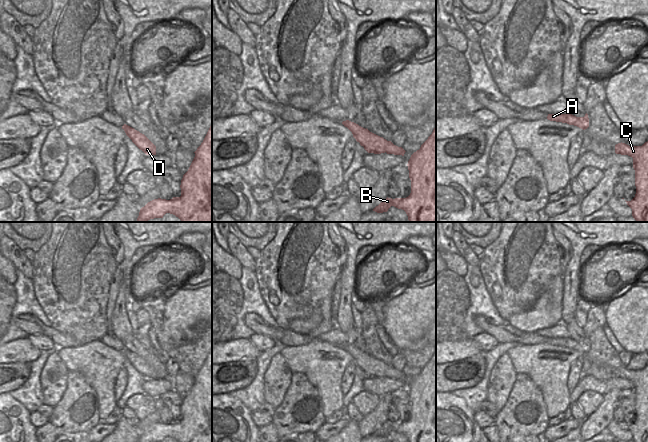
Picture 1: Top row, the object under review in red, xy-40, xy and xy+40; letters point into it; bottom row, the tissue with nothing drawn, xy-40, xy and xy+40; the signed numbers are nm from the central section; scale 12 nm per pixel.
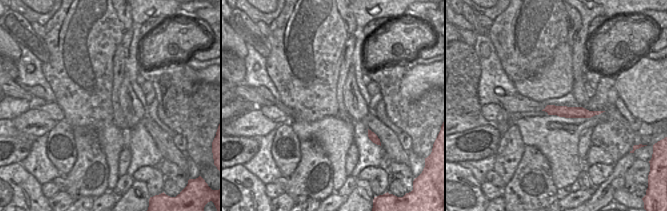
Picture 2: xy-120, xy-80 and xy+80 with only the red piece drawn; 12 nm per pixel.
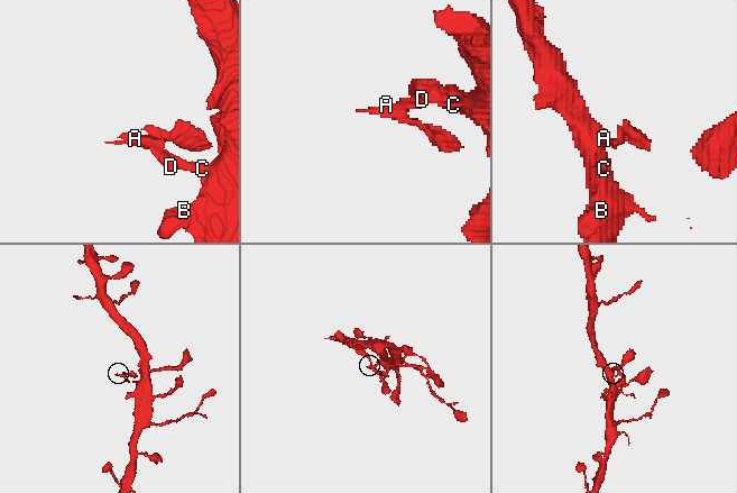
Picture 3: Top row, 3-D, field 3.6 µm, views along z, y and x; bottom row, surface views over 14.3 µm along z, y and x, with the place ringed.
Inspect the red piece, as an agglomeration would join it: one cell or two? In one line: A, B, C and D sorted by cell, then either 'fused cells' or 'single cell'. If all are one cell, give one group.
groups A D / B C; fused cells

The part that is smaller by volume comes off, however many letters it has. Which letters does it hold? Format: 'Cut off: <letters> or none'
Cut off: A, D

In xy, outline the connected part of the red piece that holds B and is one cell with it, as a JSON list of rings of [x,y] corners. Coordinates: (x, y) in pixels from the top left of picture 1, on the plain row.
[[[436,350],[432,358],[414,376],[408,385],[409,402],[411,404],[411,417],[406,422],[386,422],[373,435],[387,436],[391,430],[402,433],[408,442],[436,442]]]

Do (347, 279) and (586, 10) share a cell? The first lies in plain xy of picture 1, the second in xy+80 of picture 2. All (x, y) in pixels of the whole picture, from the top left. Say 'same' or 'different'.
same

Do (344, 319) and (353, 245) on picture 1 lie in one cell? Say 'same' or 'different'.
same

